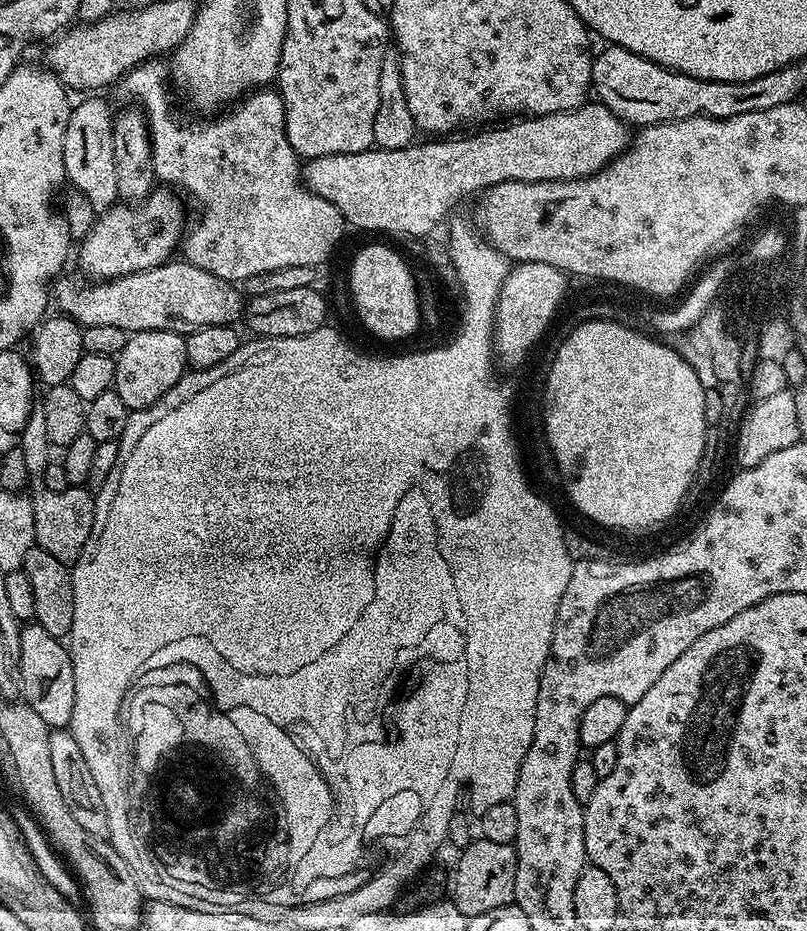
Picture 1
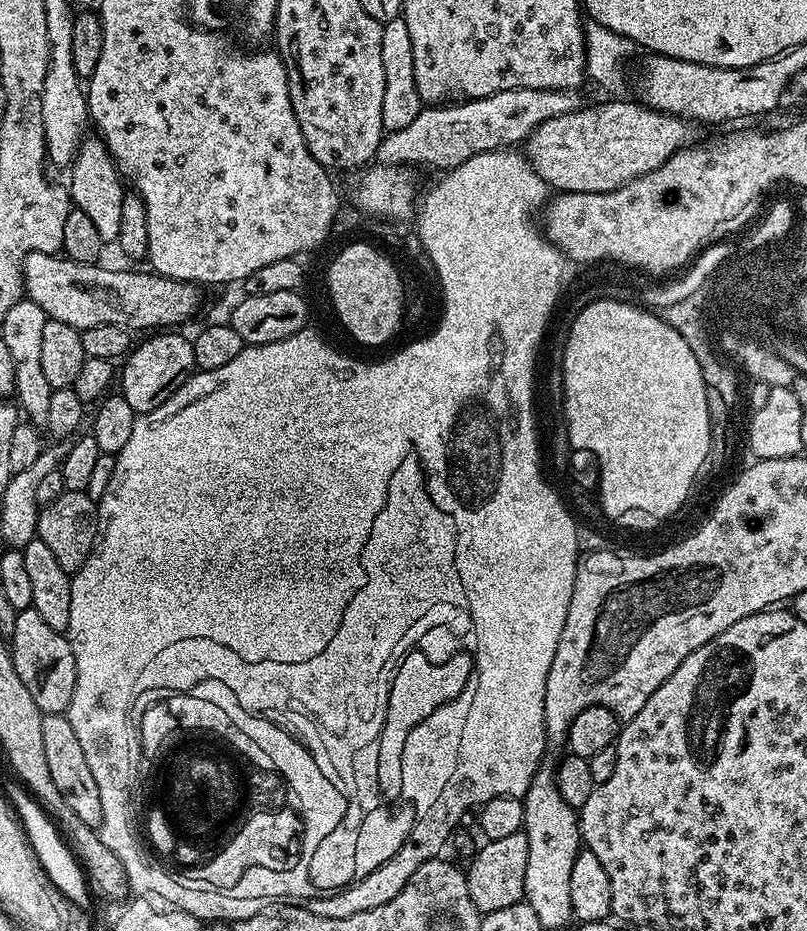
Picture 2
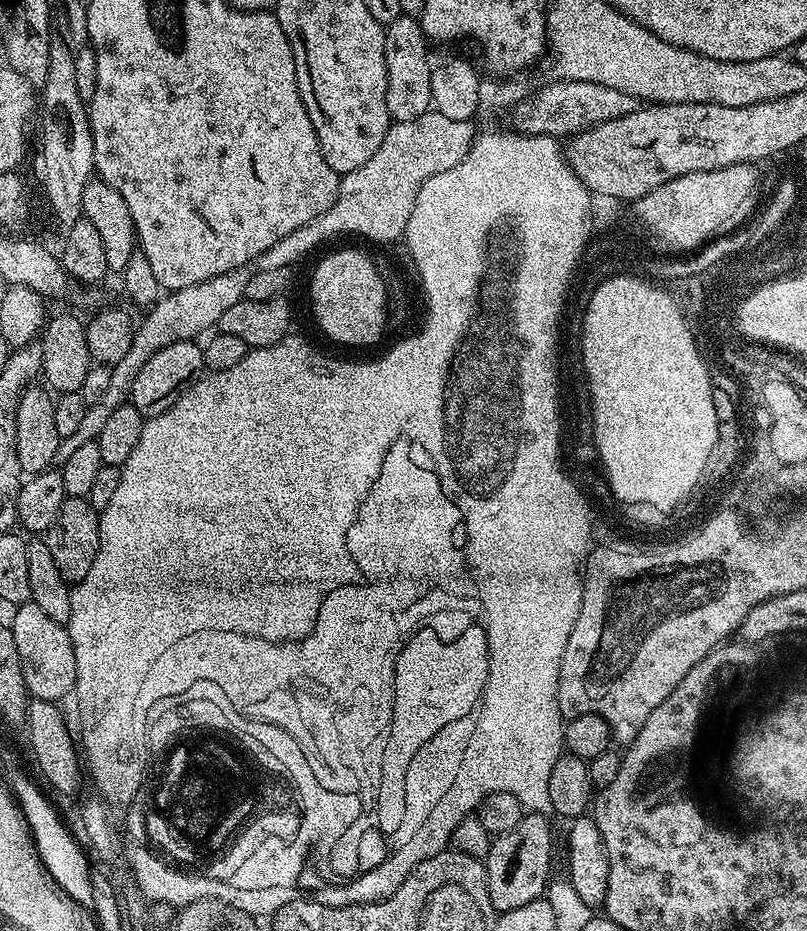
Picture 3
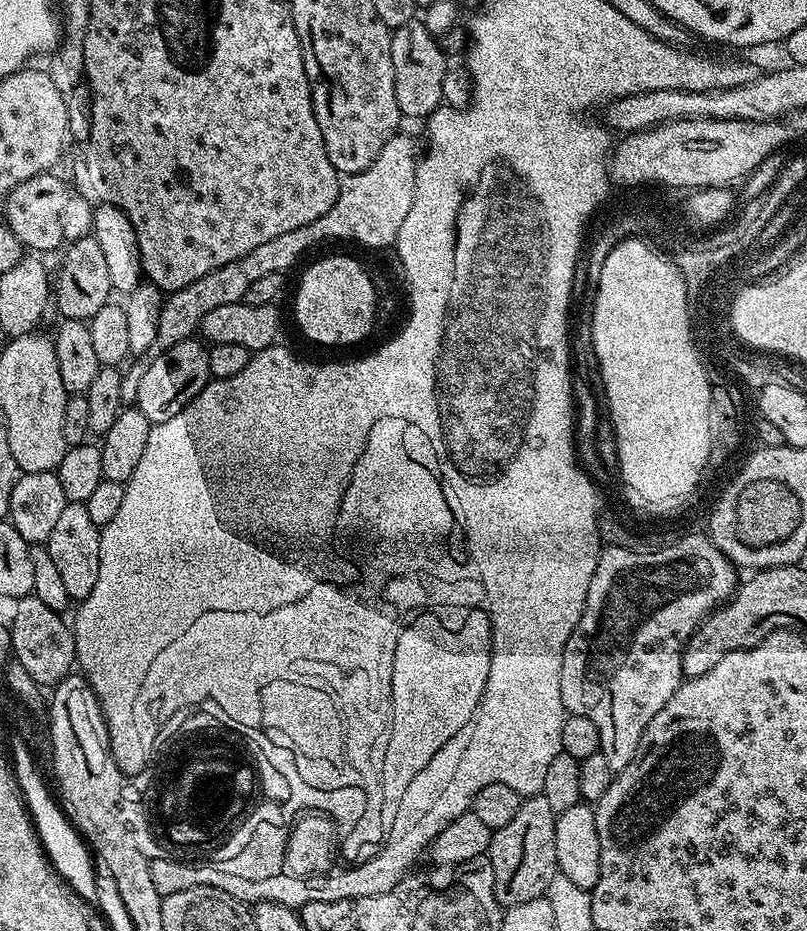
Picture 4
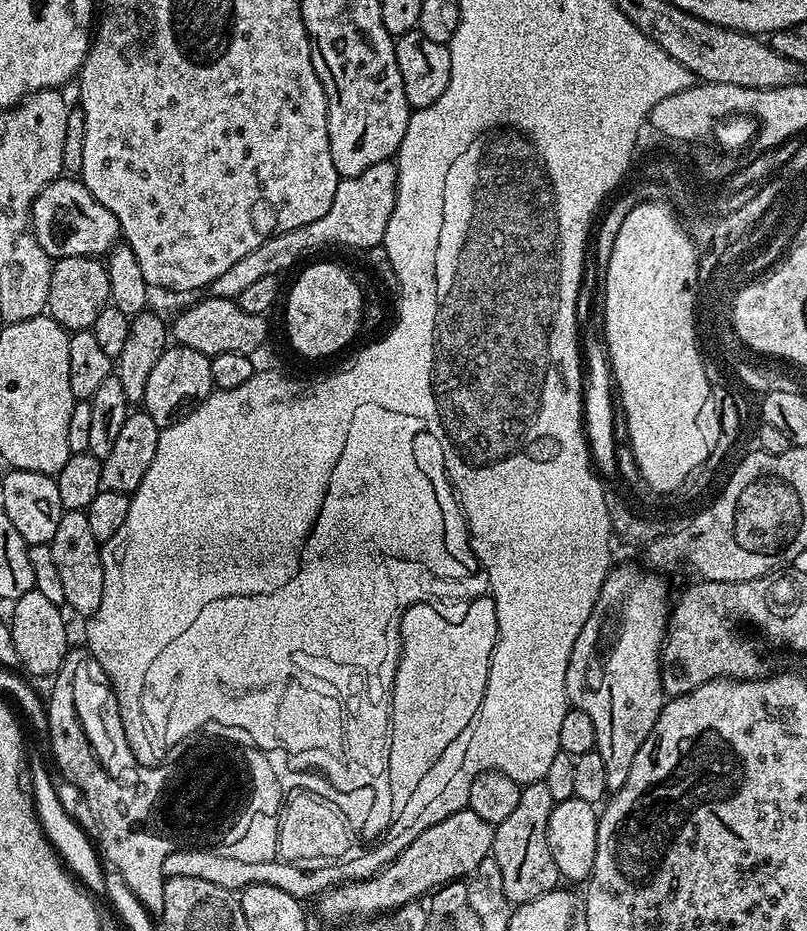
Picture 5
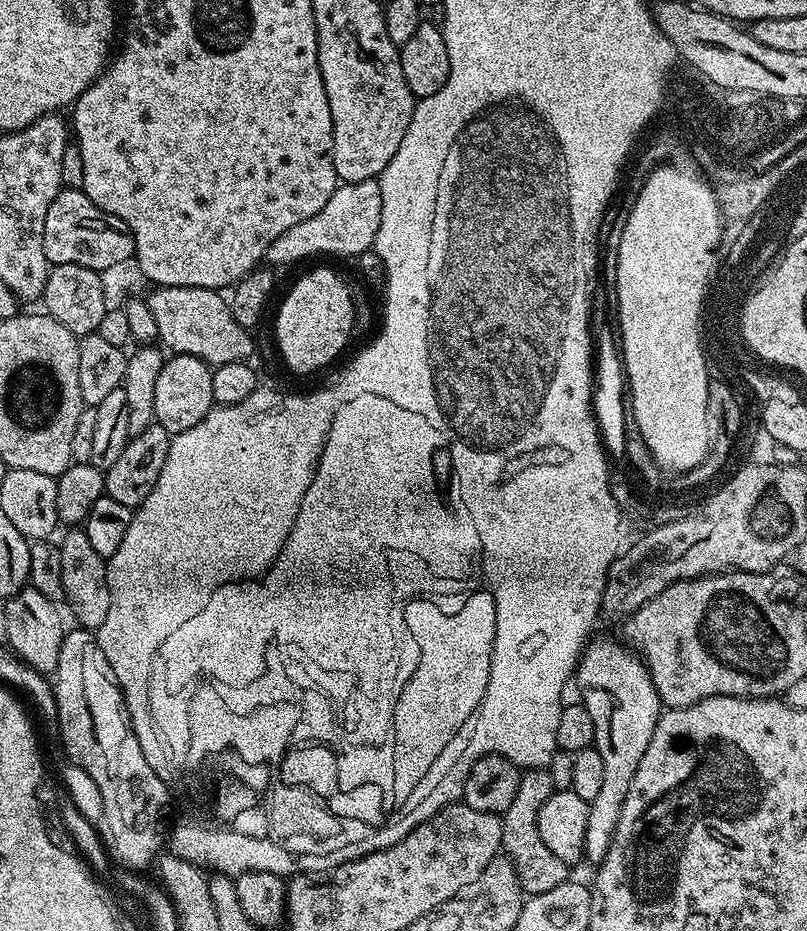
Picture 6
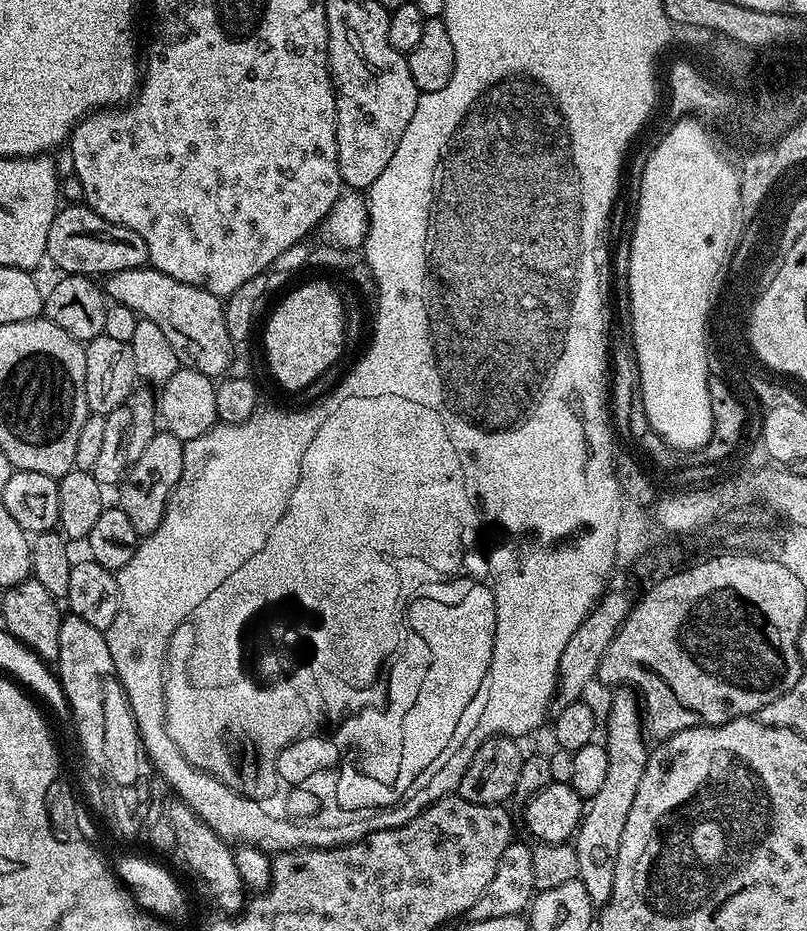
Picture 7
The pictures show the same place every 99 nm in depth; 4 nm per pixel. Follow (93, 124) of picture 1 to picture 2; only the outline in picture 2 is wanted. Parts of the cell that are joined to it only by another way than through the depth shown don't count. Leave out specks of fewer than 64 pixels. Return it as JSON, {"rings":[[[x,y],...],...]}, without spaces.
{"rings":[[[85,135],[76,152],[76,157],[70,165],[66,187],[75,208],[82,210],[94,222],[98,234],[105,242],[116,242],[122,223],[122,202],[126,193],[126,184],[116,167],[116,161],[108,153],[107,146],[99,135]]]}

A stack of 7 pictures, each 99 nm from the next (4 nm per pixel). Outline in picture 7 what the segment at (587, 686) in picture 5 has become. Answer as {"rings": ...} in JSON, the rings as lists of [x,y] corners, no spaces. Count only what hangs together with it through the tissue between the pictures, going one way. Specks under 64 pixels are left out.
{"rings":[[[632,690],[613,692],[616,693],[608,708],[608,733],[602,736],[606,758],[610,758],[610,770],[606,774],[606,783],[598,789],[598,794],[587,801],[584,816],[580,819],[580,826],[574,837],[580,871],[578,878],[582,886],[586,886],[586,894],[590,894],[593,906],[604,905],[614,890],[614,864],[618,862],[618,844],[622,842],[622,830],[626,827],[630,806],[634,806],[634,797],[638,794],[649,753],[649,749],[644,748],[642,708],[638,703],[637,693]]]}

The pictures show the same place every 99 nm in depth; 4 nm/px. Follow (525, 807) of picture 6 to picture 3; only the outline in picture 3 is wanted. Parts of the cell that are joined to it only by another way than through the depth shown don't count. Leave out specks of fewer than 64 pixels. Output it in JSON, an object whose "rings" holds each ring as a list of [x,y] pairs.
{"rings":[[[528,812],[514,830],[495,837],[488,847],[488,855],[483,857],[486,886],[497,913],[518,910],[518,906],[526,906],[526,902],[534,902],[545,895],[550,881],[548,870],[552,866],[552,828],[548,819],[547,815]]]}

